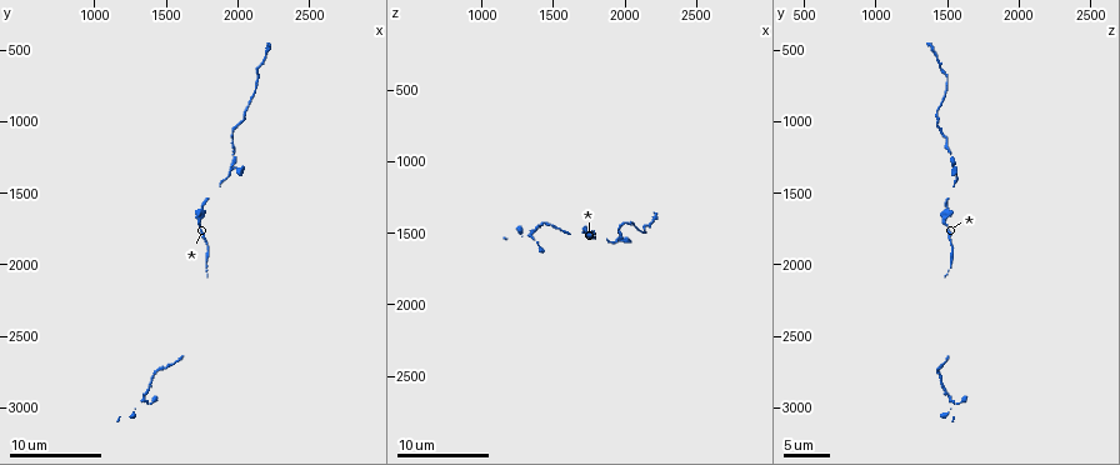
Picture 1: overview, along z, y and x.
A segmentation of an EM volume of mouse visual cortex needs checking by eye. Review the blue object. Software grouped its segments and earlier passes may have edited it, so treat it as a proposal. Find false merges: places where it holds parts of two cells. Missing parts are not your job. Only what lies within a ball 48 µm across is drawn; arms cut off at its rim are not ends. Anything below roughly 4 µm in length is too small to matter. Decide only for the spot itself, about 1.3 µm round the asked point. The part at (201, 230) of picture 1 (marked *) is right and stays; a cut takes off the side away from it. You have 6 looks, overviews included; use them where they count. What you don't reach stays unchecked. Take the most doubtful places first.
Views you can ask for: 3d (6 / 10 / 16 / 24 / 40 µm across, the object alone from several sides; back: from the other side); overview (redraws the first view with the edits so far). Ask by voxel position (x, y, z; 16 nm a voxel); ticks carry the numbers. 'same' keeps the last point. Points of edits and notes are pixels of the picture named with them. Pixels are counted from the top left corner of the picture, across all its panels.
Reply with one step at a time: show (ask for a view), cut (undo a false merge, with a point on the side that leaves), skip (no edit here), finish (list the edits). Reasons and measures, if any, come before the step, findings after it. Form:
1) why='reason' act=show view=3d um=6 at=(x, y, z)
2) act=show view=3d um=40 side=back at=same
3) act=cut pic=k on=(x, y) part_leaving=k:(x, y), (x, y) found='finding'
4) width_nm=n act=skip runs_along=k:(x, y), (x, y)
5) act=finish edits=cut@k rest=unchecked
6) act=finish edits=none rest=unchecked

why='three-way junction' act=show view=3d um=10 at=(1940, 1340, 1560)

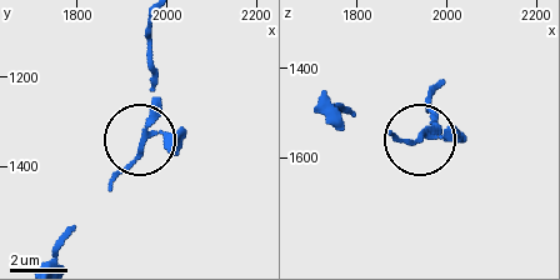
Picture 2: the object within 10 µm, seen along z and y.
act=show view=3d um=10 side=back at=(1950, 1330, 1545)

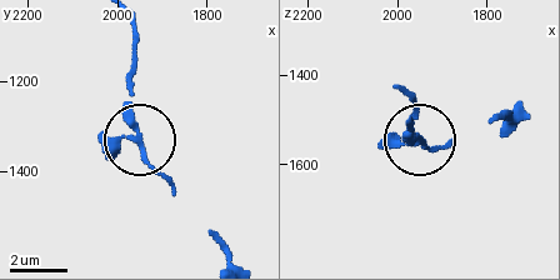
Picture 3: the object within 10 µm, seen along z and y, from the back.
act=skip runs_along=3:(226, 254), (145, 154), (129, 104), (129, 70) found='one cell here'

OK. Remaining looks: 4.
why='sudden change in width' act=show view=3d um=10 at=(1760, 1560, 1500)

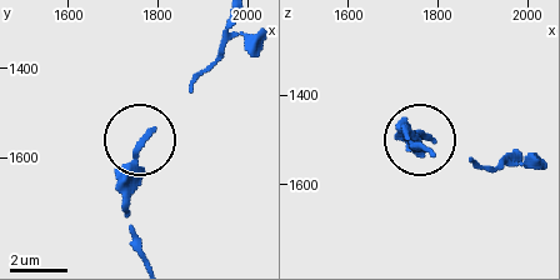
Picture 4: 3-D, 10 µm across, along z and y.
act=skip runs_along=4:(133, 228), (128, 173), (138, 144), (193, 89) found='all the same cell'

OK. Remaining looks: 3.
act=show view=3d um=10 at=(1500, 2700, 1480)

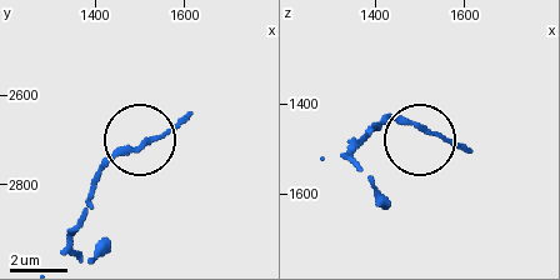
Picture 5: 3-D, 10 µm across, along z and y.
act=skip found='continuous, no second cell'

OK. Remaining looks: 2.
act=finish edits=none rest=unchecked

